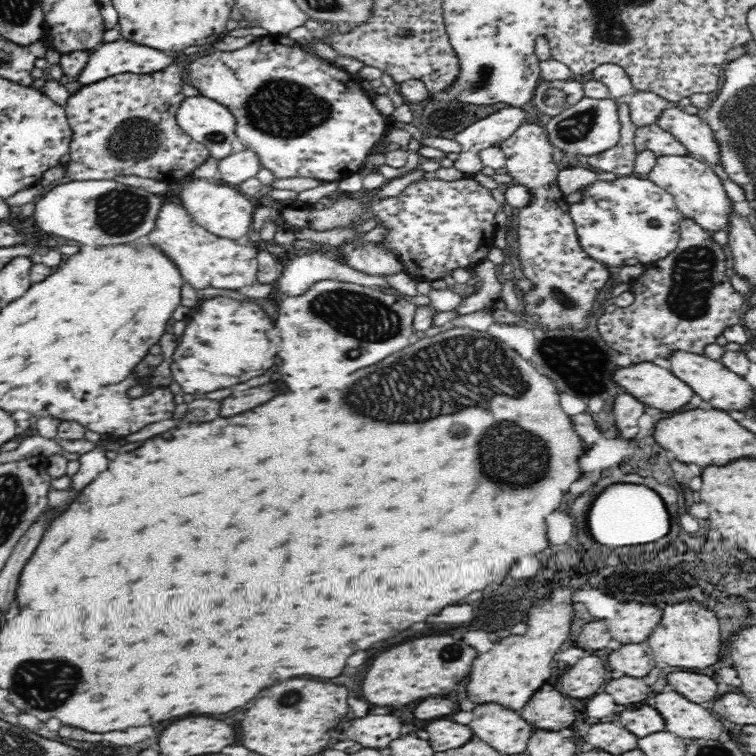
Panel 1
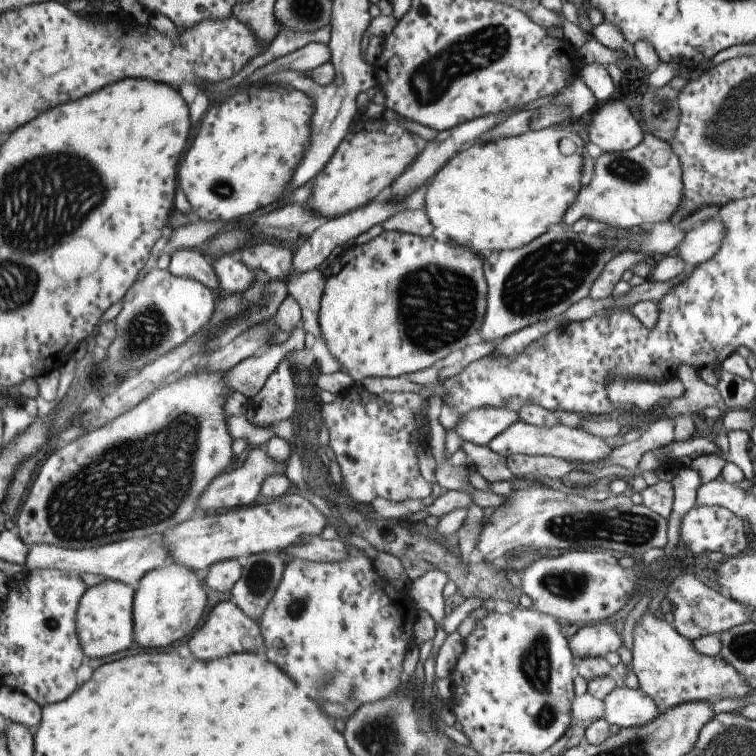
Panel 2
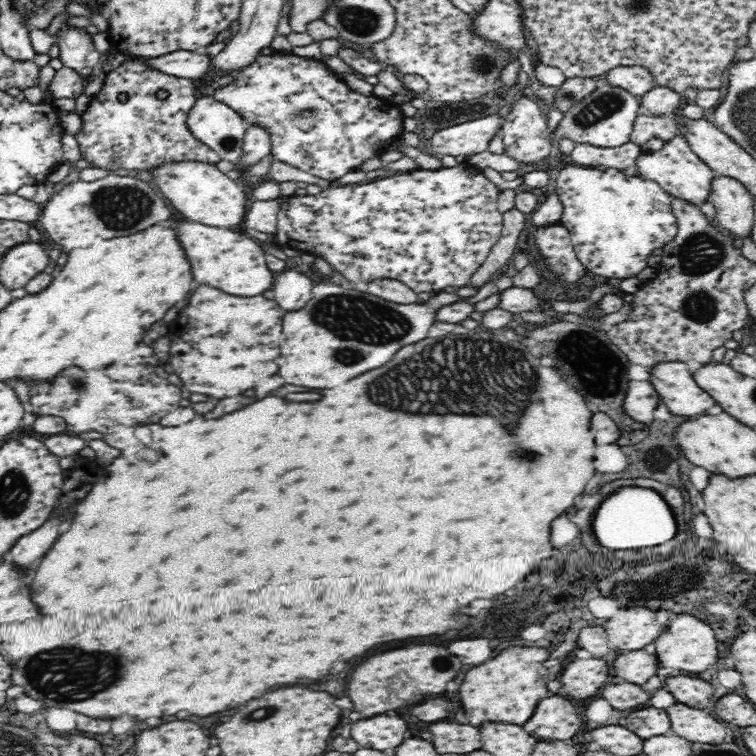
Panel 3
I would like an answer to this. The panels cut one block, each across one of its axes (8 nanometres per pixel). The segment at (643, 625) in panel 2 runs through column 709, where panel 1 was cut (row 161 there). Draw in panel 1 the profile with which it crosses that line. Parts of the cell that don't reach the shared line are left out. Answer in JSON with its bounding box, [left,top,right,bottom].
[648,154,734,234]

